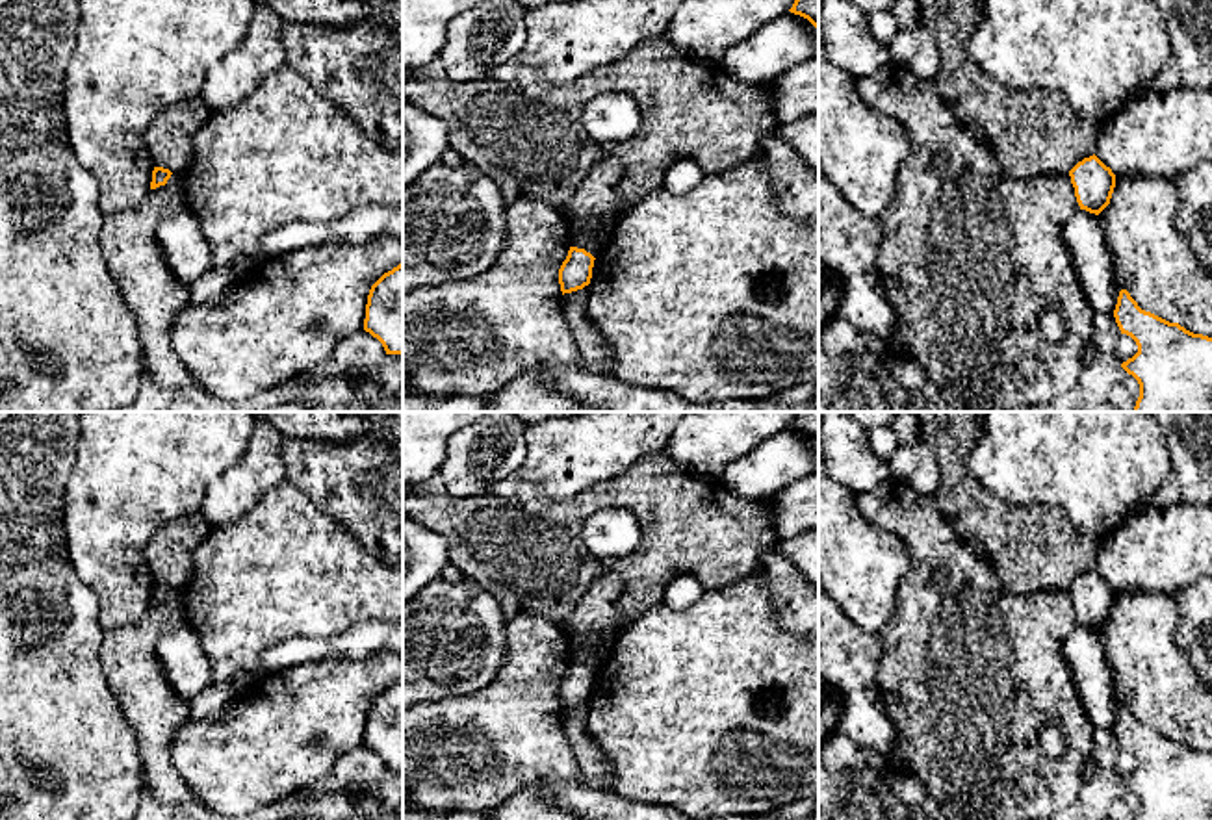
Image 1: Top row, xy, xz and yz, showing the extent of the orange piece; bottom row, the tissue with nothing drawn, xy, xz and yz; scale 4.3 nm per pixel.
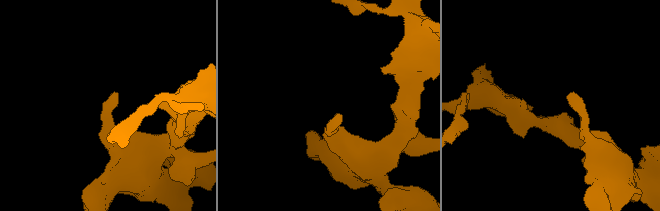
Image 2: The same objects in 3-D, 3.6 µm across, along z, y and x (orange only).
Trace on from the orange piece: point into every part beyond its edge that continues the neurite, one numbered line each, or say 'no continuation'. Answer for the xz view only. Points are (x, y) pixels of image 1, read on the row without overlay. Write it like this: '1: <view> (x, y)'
no continuation

